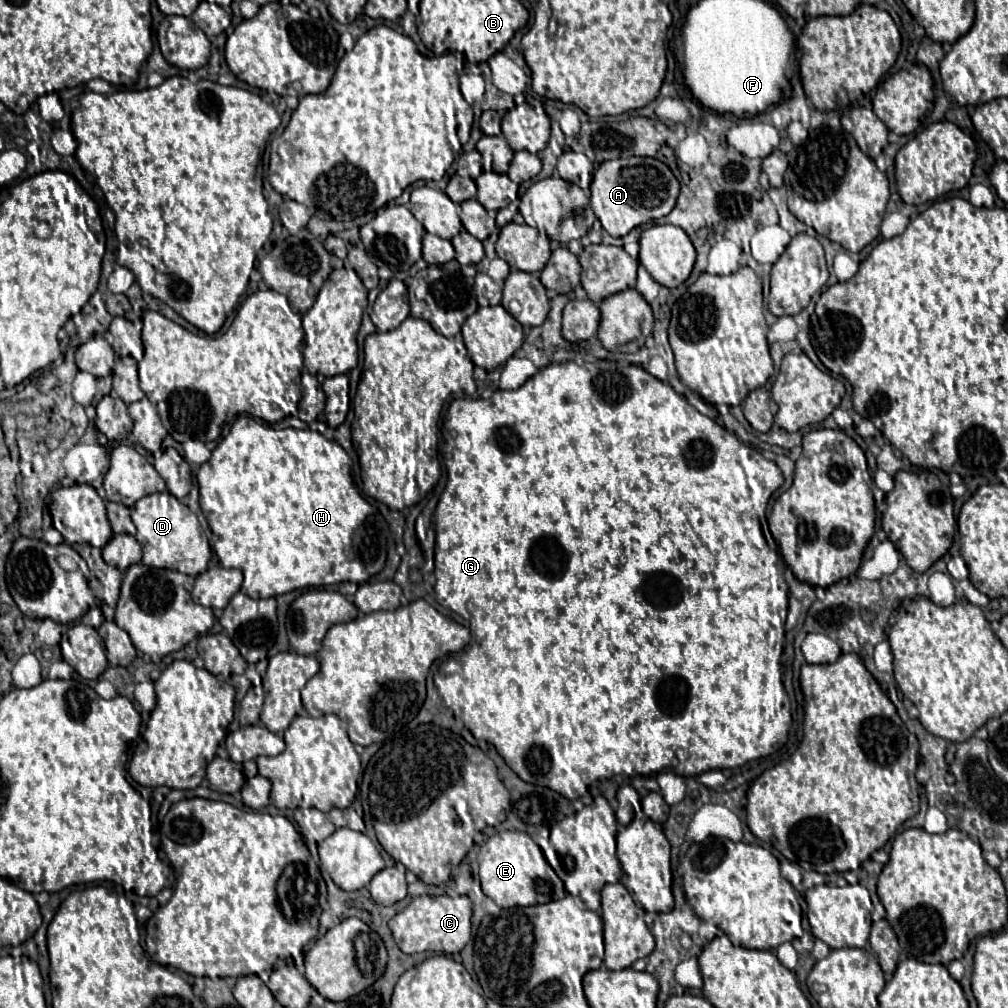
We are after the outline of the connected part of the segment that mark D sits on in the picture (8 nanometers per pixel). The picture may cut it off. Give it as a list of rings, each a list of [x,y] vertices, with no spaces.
[[[169,491],[153,493],[139,499],[131,507],[131,519],[137,527],[135,539],[143,547],[143,563],[149,567],[173,569],[185,575],[199,575],[207,569],[211,559],[211,547],[207,537],[201,533],[197,515]]]

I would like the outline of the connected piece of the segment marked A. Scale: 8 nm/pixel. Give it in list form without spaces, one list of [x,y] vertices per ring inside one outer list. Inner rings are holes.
[[[627,157],[603,161],[593,173],[591,207],[611,237],[623,237],[633,227],[645,225],[673,211],[679,197],[679,181],[673,171],[653,157]]]

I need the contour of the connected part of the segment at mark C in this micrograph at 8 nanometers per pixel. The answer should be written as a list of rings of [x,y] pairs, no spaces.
[[[413,897],[413,901],[389,921],[389,929],[403,953],[439,951],[439,953],[459,953],[471,939],[471,899],[469,897]]]

